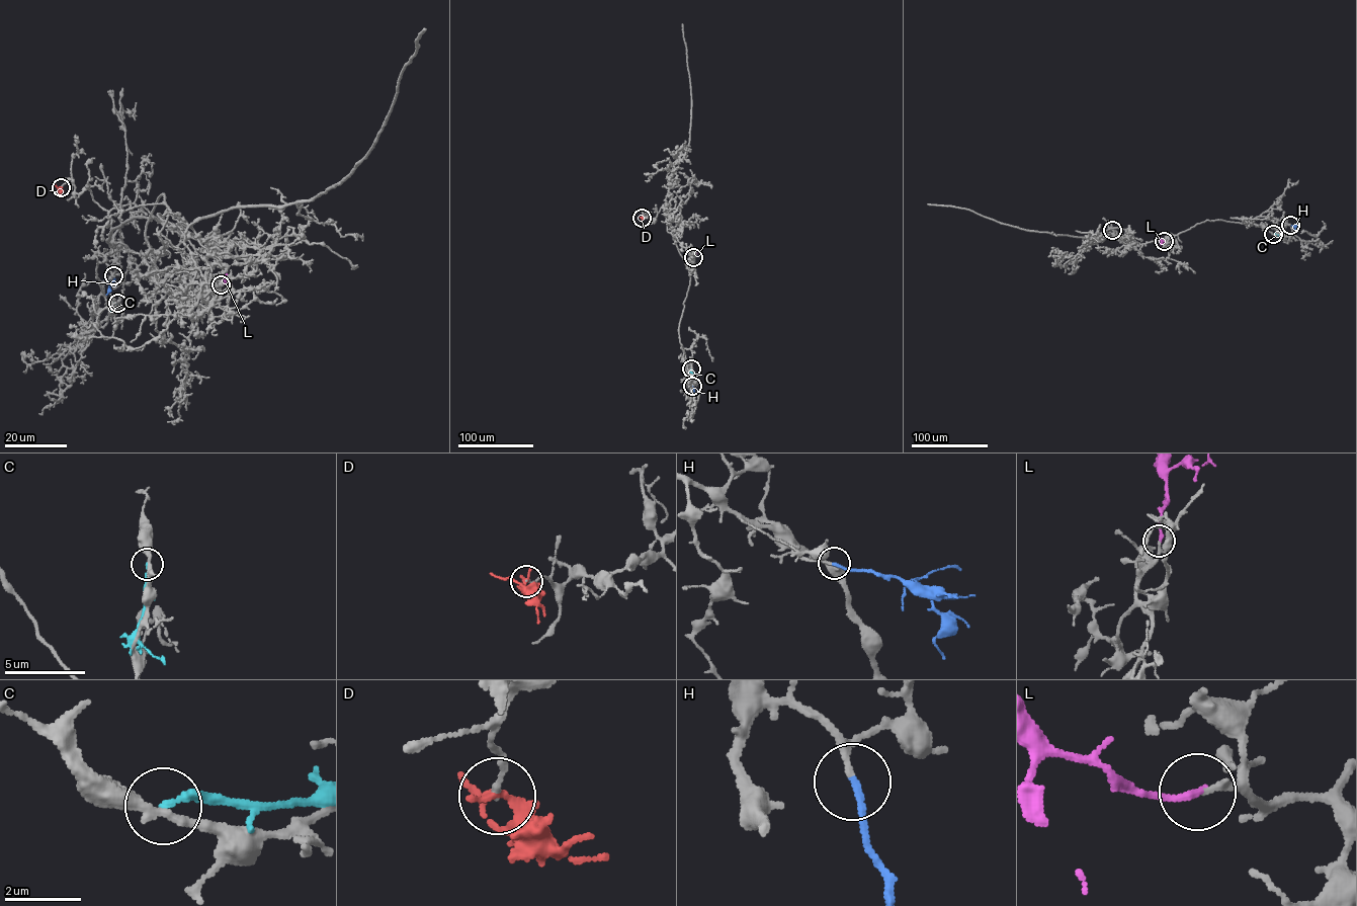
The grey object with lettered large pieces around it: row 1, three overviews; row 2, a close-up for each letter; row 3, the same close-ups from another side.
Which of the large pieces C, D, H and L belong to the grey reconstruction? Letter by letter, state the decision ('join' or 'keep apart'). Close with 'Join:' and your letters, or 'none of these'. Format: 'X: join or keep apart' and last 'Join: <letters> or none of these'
C: keep apart
D: keep apart
H: join
L: join
Join: H, L

